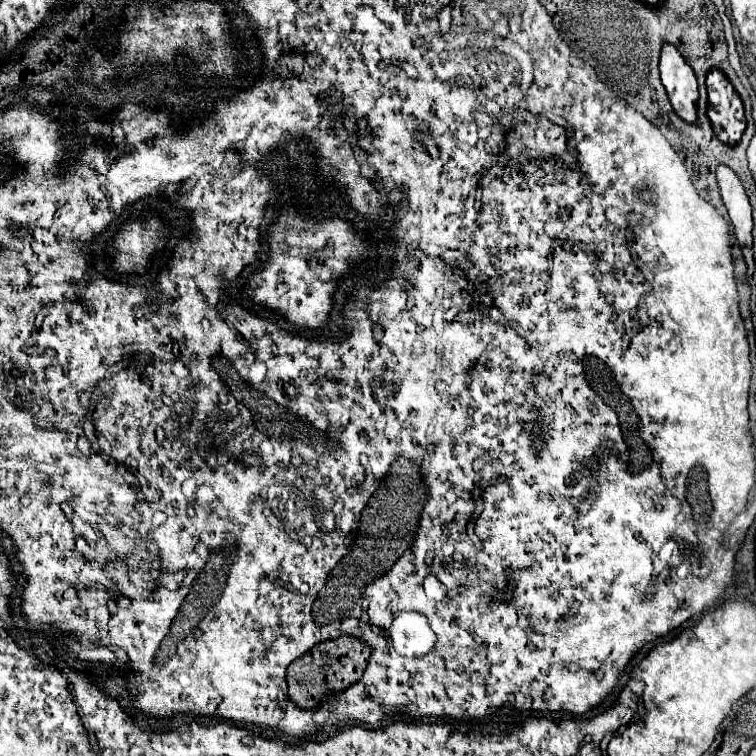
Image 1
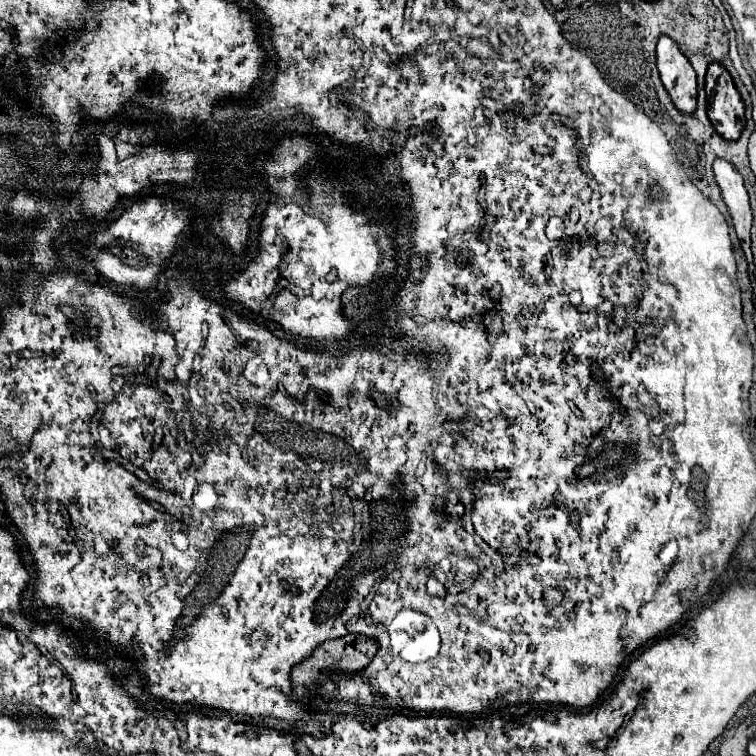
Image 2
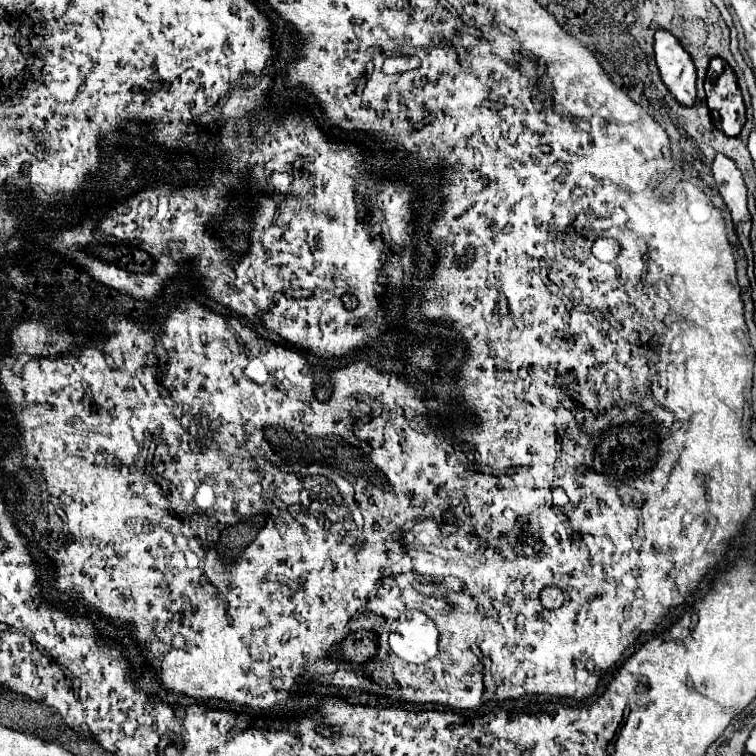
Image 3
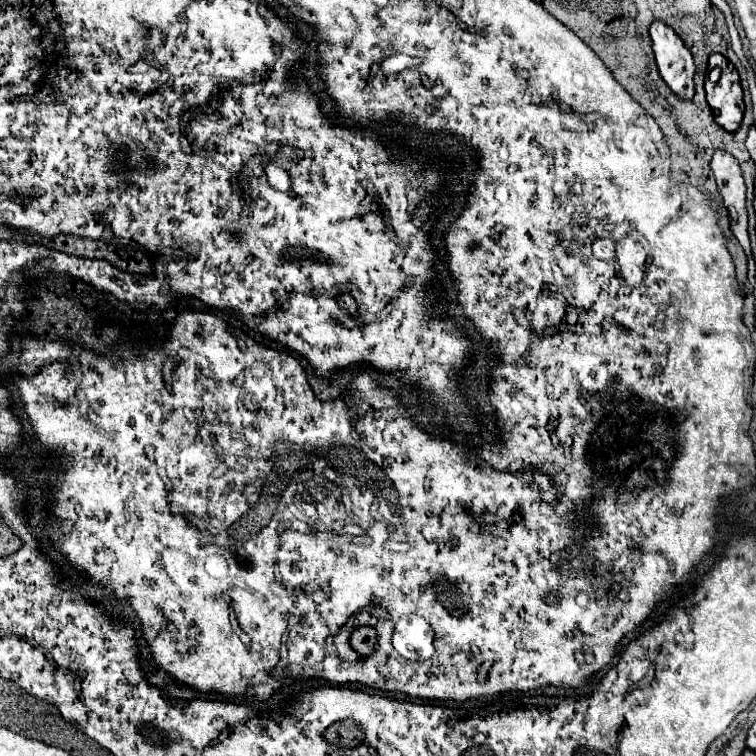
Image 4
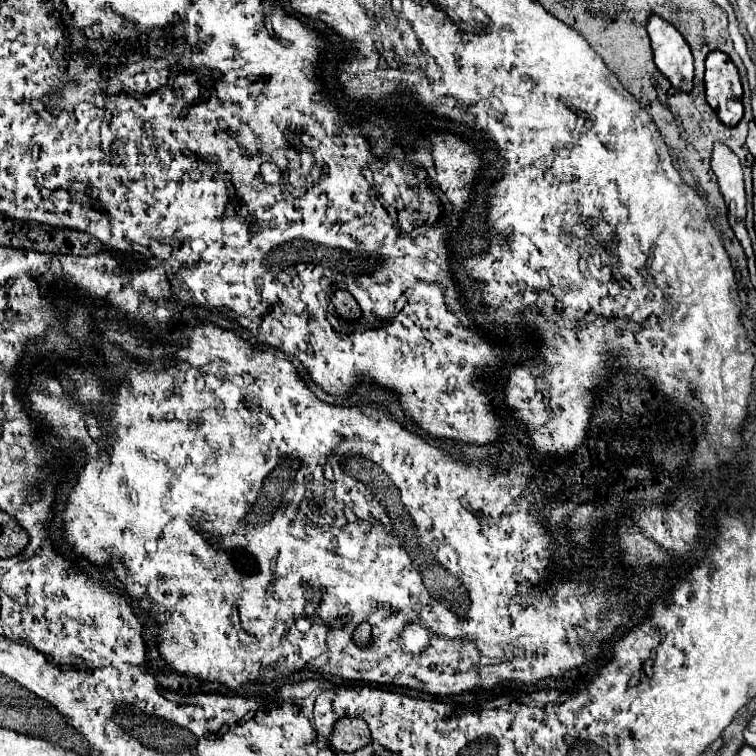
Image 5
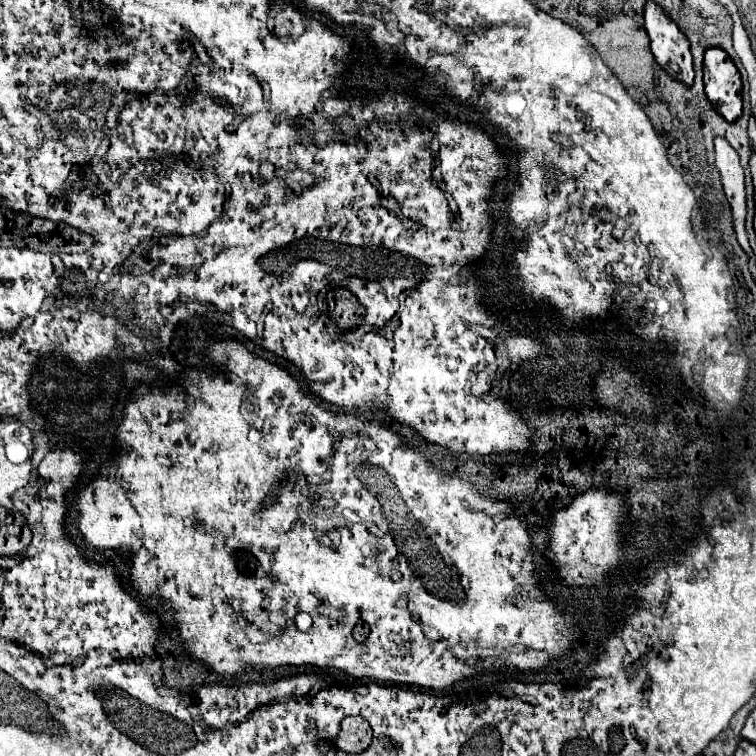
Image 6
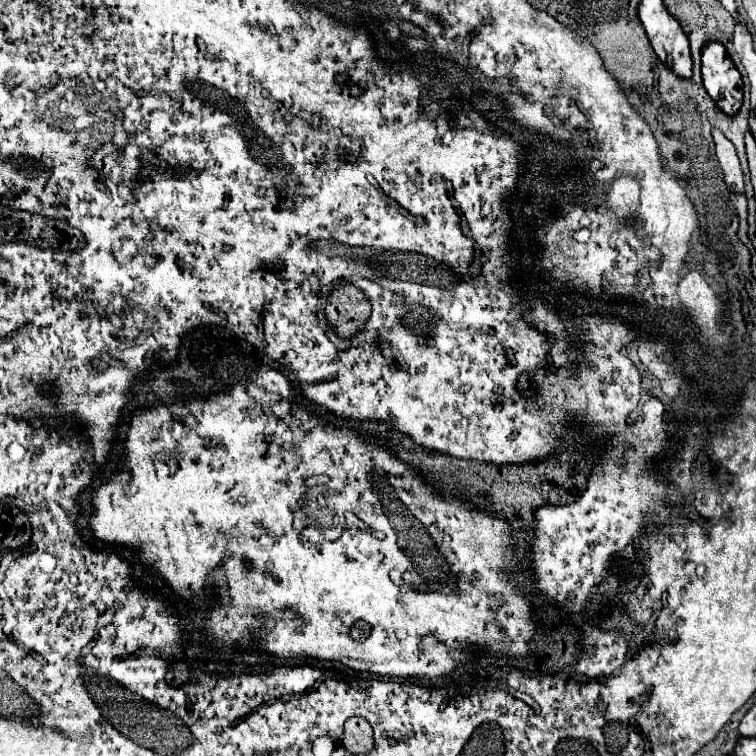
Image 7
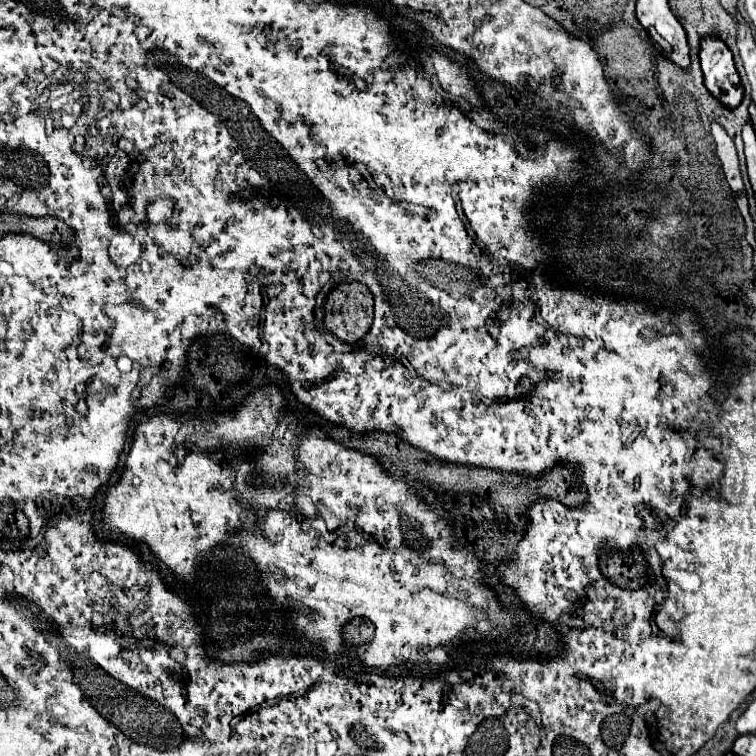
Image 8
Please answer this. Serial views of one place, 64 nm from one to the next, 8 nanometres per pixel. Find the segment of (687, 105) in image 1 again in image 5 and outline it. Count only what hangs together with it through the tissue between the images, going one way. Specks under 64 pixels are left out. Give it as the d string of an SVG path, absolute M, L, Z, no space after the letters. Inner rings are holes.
M650 14L646 30L652 42L654 62L658 70L672 82L674 88L690 92L694 66L692 66L692 54L684 36L680 36L680 32L672 24L668 24L664 18L656 14Z

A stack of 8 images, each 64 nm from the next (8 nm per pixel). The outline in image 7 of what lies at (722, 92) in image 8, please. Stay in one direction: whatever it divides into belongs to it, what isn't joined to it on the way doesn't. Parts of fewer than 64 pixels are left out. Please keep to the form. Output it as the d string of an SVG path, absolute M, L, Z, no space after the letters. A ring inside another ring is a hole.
M722 44L702 48L702 76L716 106L726 114L736 114L742 106L742 78Z

